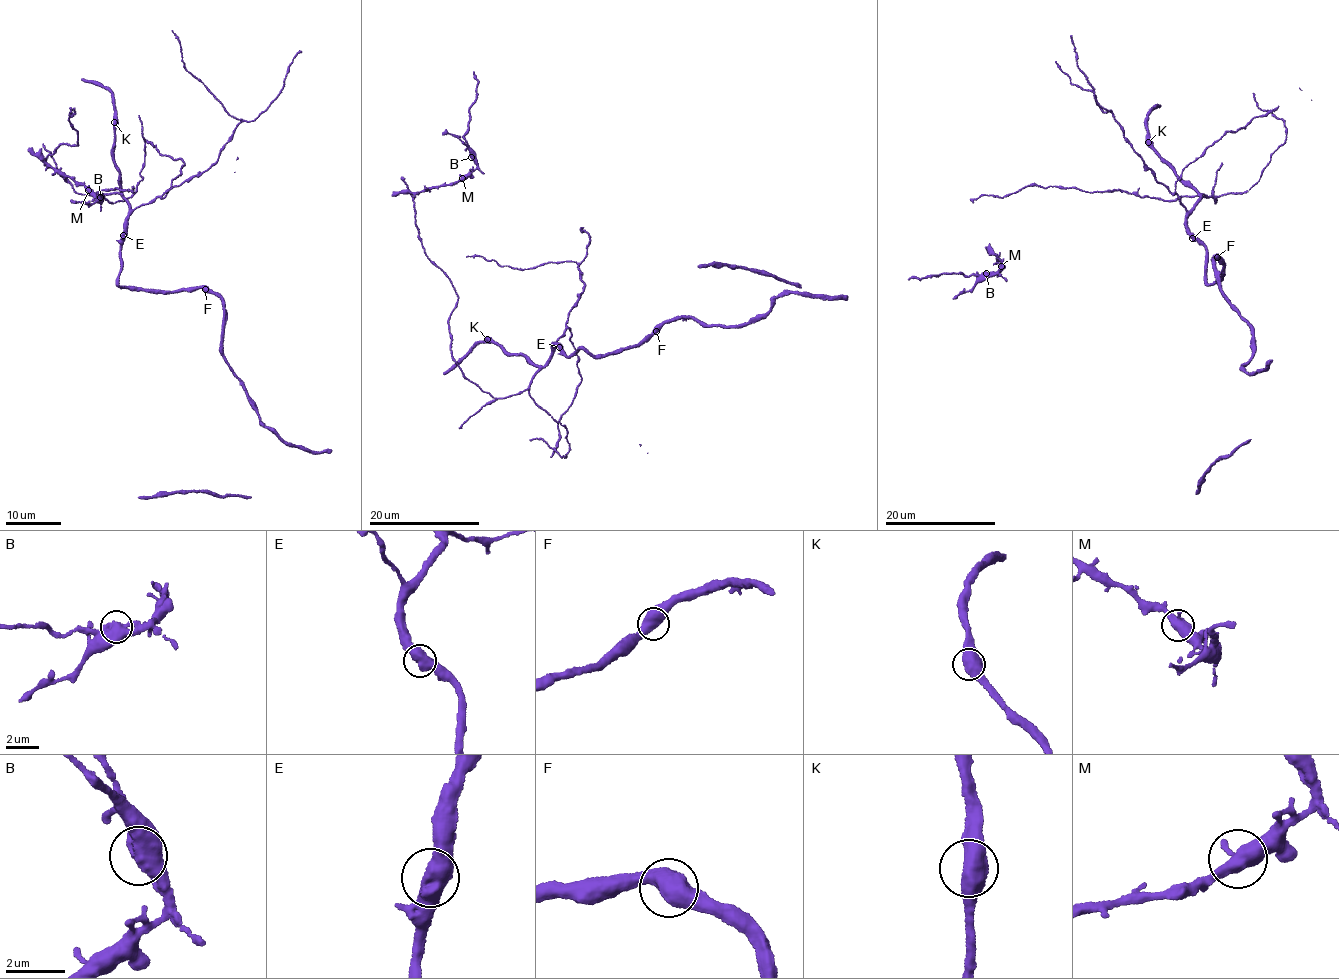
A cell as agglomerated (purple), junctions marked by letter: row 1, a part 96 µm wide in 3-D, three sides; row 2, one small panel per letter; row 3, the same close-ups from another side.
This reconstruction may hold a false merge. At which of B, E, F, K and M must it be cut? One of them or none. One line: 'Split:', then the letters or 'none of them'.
Split: B

